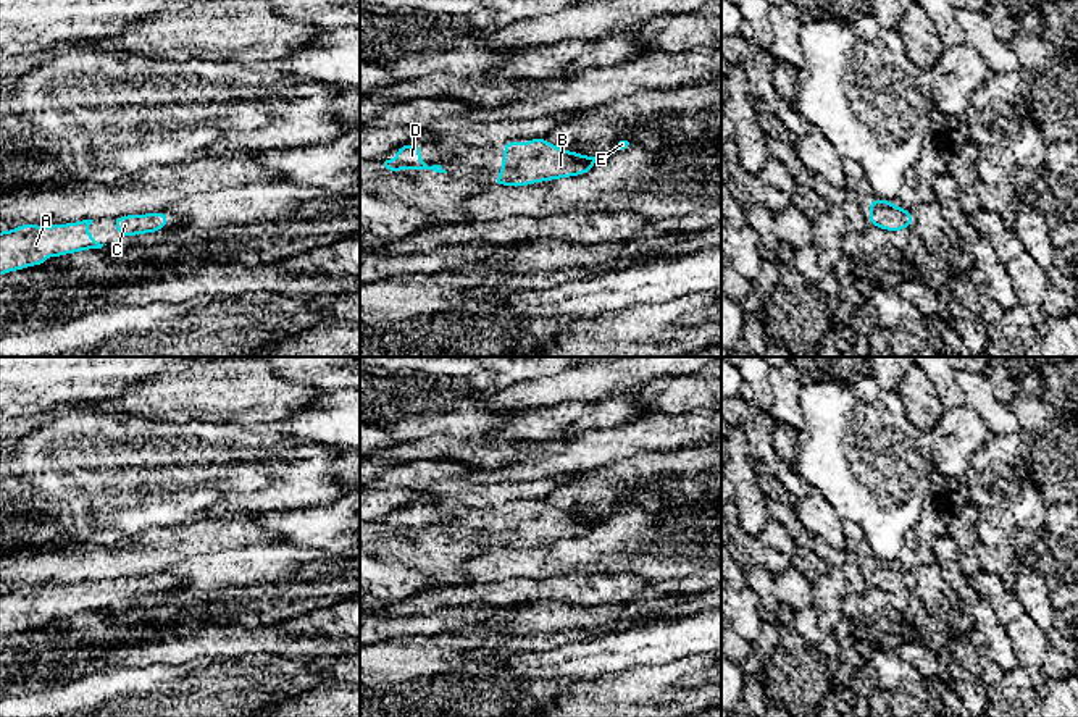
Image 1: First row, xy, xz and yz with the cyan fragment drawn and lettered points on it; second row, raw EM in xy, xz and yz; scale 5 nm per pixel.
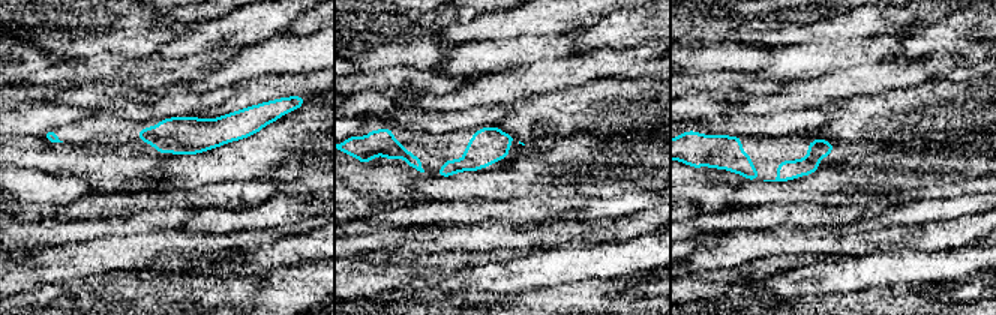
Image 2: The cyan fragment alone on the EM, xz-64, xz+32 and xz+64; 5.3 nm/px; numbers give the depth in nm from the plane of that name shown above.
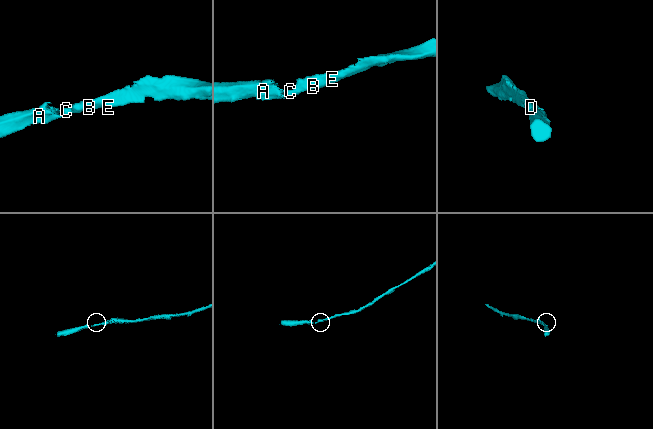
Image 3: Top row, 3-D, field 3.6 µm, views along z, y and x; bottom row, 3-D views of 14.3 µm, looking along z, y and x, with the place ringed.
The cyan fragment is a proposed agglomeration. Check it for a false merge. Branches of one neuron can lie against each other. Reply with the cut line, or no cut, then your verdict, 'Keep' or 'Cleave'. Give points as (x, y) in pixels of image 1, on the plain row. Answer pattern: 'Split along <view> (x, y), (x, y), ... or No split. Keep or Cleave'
No split. Keep

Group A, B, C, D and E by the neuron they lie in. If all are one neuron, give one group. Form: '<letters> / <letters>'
A B C D E

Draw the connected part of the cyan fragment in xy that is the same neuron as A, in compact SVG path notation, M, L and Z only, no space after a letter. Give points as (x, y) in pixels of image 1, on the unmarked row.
M94 581L71 586L39 588L27 585L13 593L0 594L0 636L23 631L27 627L44 627L48 617L60 618L86 610L102 610L86 589Z

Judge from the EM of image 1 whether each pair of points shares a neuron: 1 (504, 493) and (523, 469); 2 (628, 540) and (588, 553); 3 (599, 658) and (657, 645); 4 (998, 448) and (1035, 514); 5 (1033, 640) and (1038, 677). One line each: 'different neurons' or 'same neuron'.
1: different neurons
2: same neuron
3: same neuron
4: same neuron
5: same neuron

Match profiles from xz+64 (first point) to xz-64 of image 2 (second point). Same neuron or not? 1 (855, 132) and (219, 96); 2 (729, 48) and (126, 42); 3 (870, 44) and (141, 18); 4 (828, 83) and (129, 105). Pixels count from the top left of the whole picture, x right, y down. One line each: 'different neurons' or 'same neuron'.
1: different neurons
2: same neuron
3: different neurons
4: different neurons

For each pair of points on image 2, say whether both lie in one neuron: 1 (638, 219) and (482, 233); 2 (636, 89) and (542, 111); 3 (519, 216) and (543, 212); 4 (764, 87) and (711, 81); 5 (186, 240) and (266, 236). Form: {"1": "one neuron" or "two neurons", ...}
{"1": "one neuron", "2": "one neuron", "3": "one neuron", "4": "one neuron", "5": "one neuron"}

